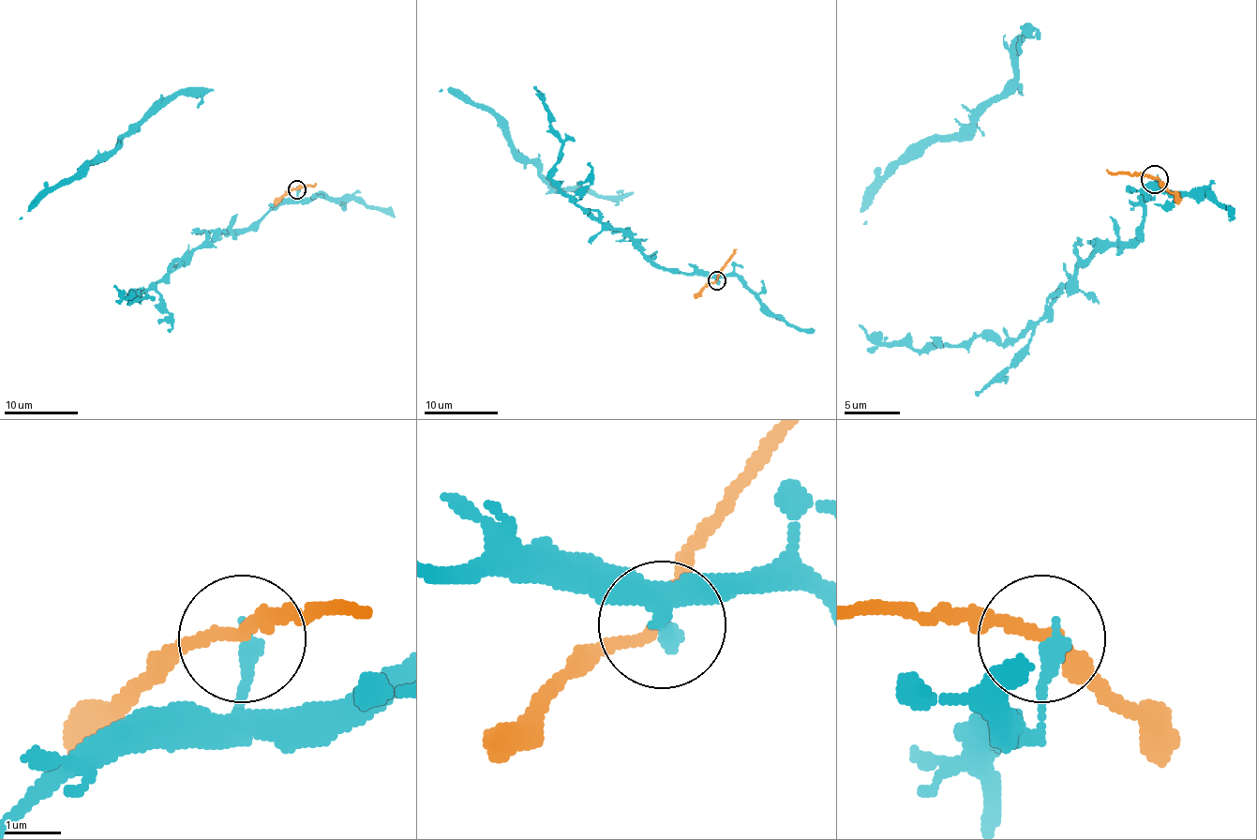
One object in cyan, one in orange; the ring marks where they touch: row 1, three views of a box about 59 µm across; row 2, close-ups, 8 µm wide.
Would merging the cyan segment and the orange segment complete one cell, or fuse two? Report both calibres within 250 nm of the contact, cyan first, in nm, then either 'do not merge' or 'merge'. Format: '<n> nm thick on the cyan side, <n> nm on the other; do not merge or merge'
300 nm thick on the cyan side, 190 nm on the other; do not merge

